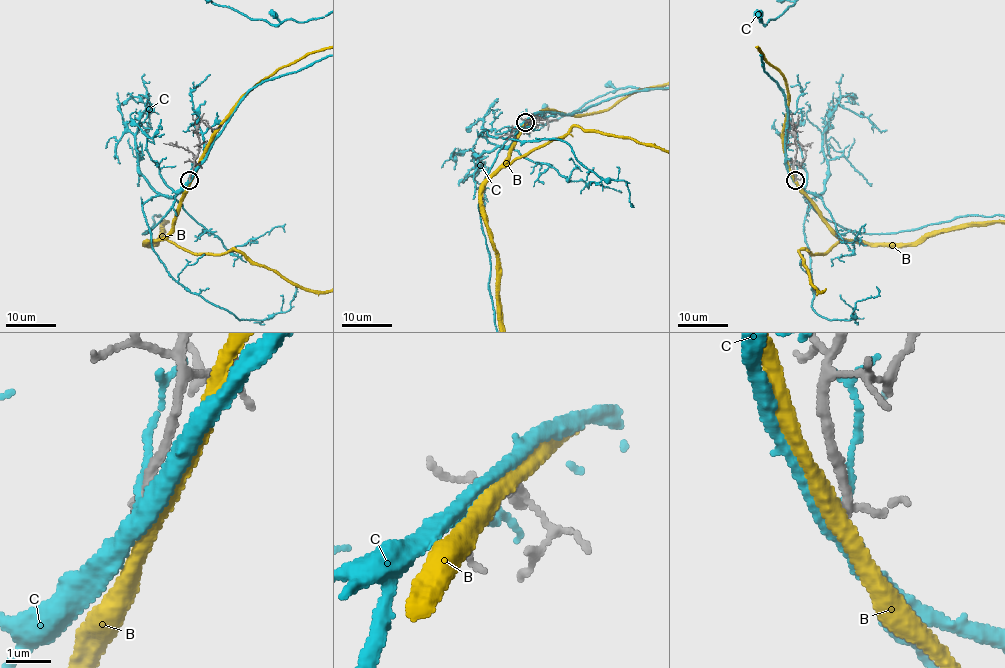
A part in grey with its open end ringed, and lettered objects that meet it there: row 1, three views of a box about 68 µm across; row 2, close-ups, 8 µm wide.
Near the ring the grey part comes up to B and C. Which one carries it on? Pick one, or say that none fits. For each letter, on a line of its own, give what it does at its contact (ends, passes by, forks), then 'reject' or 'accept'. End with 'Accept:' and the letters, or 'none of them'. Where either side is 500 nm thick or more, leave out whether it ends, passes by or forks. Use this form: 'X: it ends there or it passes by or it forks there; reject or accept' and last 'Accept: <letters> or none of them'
B: it passes by; reject
C: it forks there; reject
Accept: none of them

